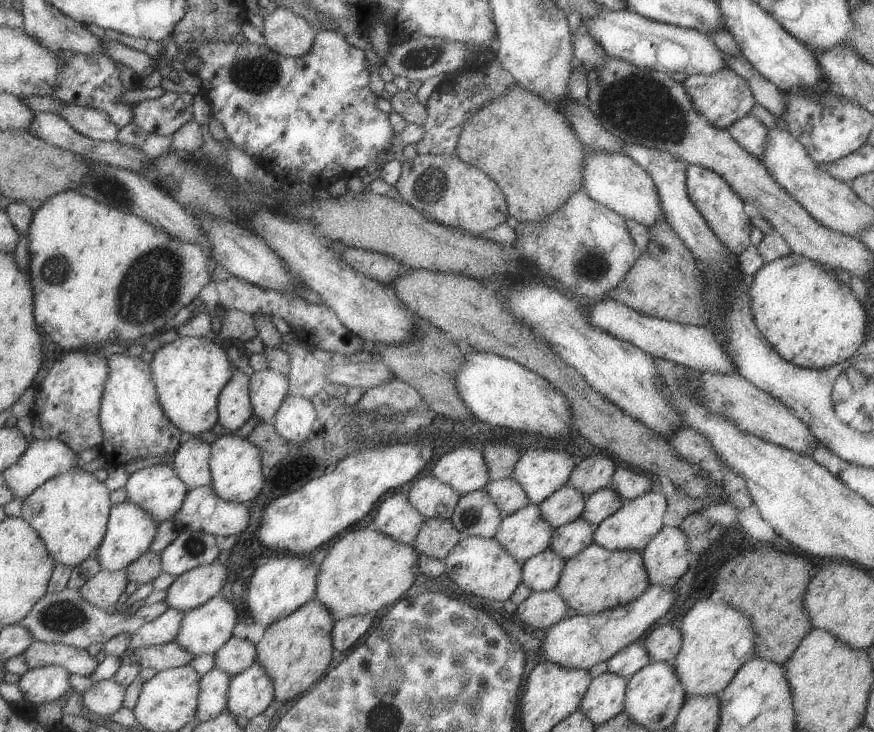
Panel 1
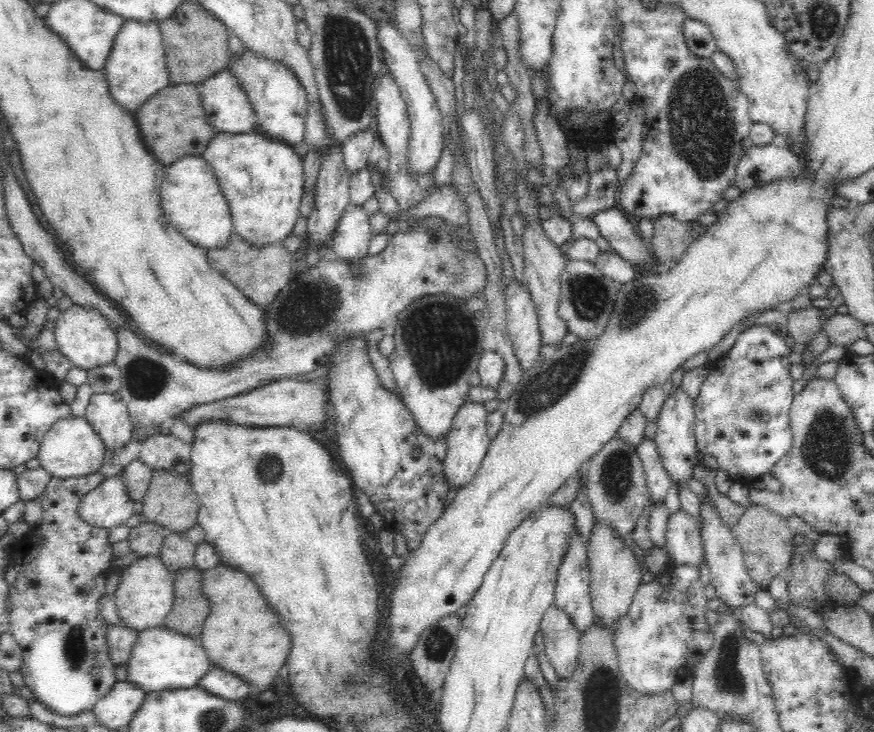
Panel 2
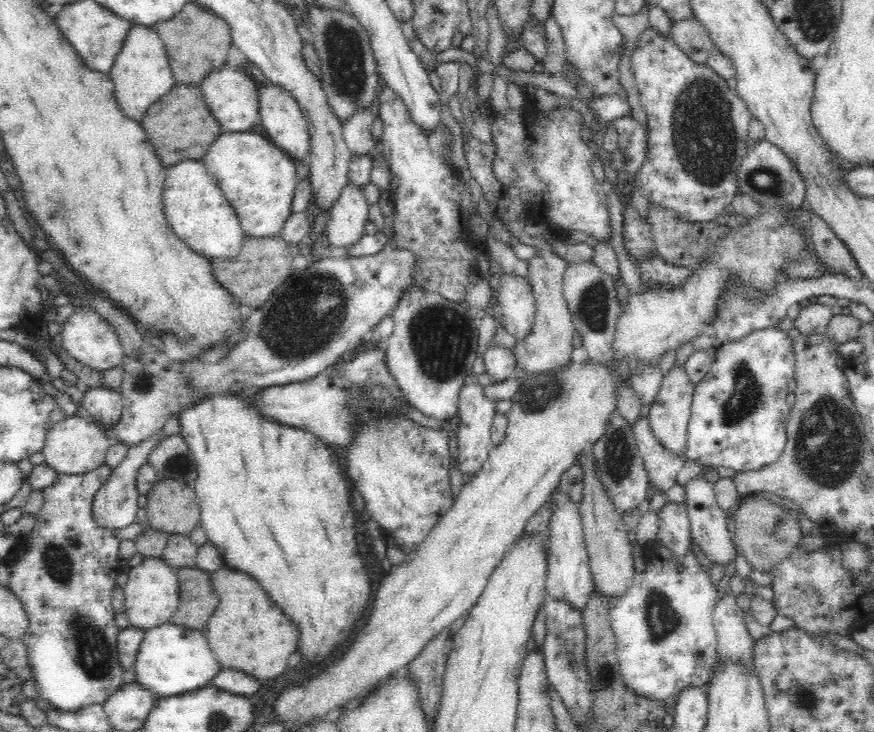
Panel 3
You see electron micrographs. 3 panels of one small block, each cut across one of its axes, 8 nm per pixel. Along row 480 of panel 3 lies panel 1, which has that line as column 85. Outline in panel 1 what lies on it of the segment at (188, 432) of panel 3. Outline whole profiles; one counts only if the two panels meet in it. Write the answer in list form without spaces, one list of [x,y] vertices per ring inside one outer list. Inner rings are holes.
[[[66,190],[43,201],[41,206],[33,211],[26,239],[28,240],[29,258],[26,271],[30,276],[29,280],[34,292],[32,298],[35,322],[57,344],[56,346],[59,348],[57,352],[60,352],[60,349],[61,351],[65,350],[65,352],[79,350],[85,344],[99,344],[99,342],[120,344],[126,340],[137,340],[140,336],[147,336],[147,334],[155,335],[163,330],[165,322],[173,318],[179,308],[187,306],[196,298],[199,290],[212,280],[211,270],[213,270],[213,266],[211,266],[211,260],[199,245],[184,243],[170,237],[163,230],[152,227],[138,216],[107,206],[88,196],[83,196],[79,190]]]

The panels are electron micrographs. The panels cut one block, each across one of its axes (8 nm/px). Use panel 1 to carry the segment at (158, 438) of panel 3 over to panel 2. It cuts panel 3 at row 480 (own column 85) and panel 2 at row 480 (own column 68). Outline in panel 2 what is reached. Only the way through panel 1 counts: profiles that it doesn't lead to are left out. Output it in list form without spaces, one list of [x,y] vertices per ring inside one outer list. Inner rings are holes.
[[[123,472],[105,478],[80,502],[82,520],[98,528],[122,526],[135,514],[134,500],[128,494]]]

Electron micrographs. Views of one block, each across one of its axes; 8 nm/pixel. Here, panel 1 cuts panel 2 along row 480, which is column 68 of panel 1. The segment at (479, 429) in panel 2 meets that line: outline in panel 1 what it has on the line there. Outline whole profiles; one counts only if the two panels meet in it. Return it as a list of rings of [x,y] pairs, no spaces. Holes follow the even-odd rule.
[[[31,439],[21,456],[11,466],[3,469],[1,475],[14,498],[24,499],[40,484],[43,484],[43,481],[55,475],[67,473],[71,468],[77,468],[75,454],[63,442],[57,439]]]

